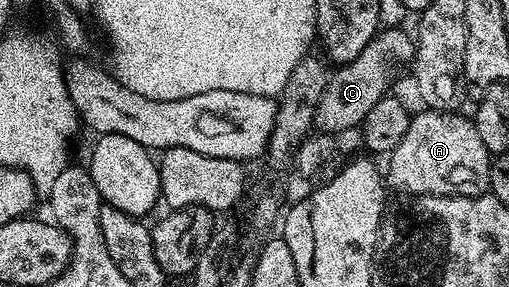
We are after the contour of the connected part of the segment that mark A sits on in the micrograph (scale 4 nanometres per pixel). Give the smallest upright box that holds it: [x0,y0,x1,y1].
[386,110,493,197]

